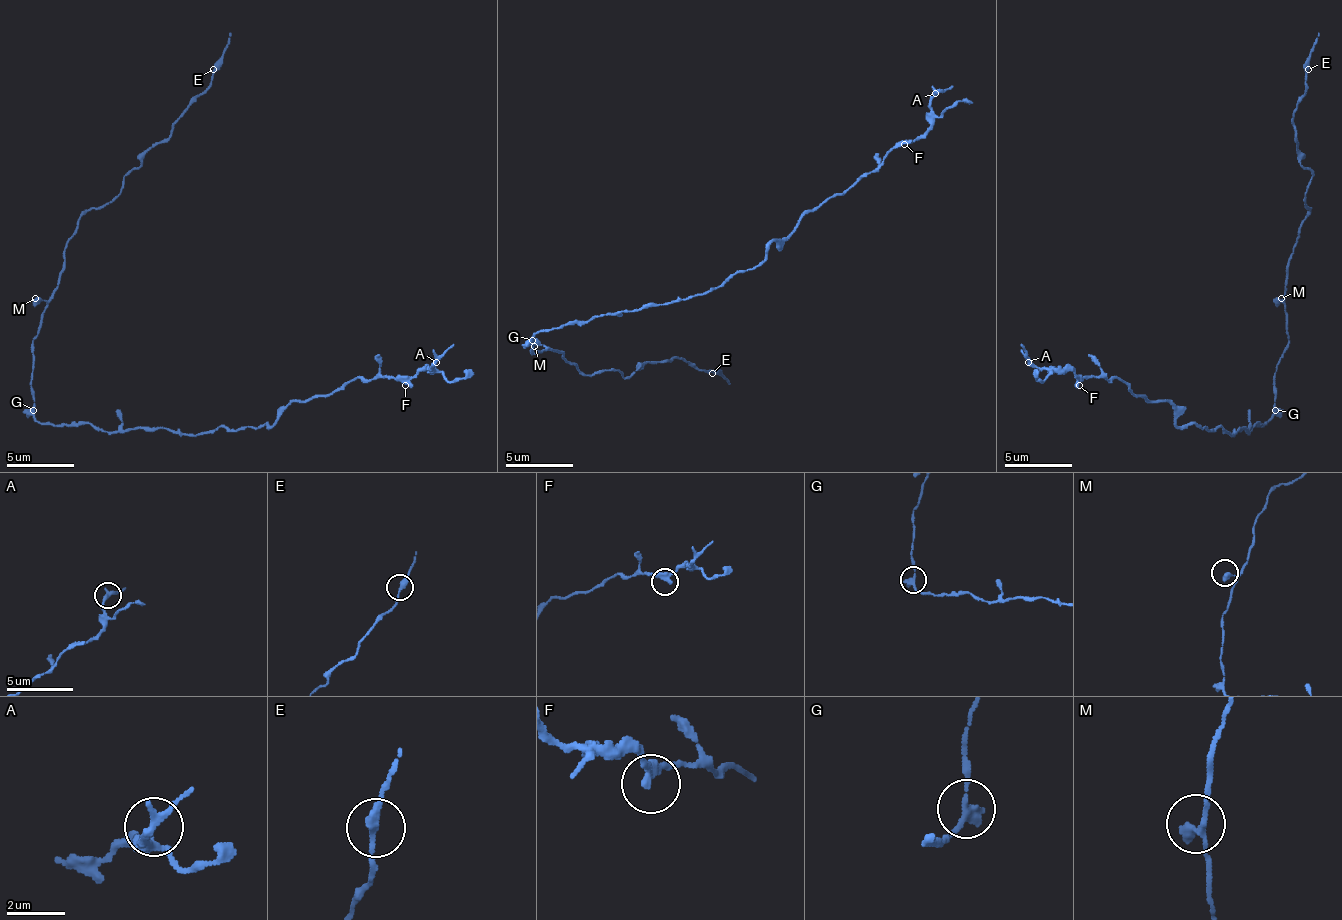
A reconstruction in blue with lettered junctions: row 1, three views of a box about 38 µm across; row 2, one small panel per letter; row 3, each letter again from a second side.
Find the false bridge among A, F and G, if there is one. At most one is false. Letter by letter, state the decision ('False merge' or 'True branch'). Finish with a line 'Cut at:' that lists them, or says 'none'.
A: True branch
F: True branch
G: False merge
Cut at: G

